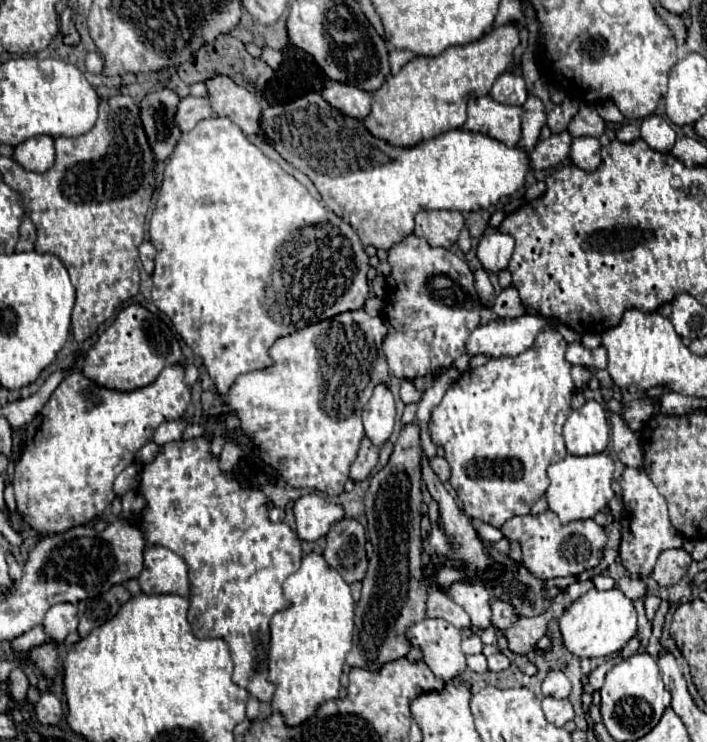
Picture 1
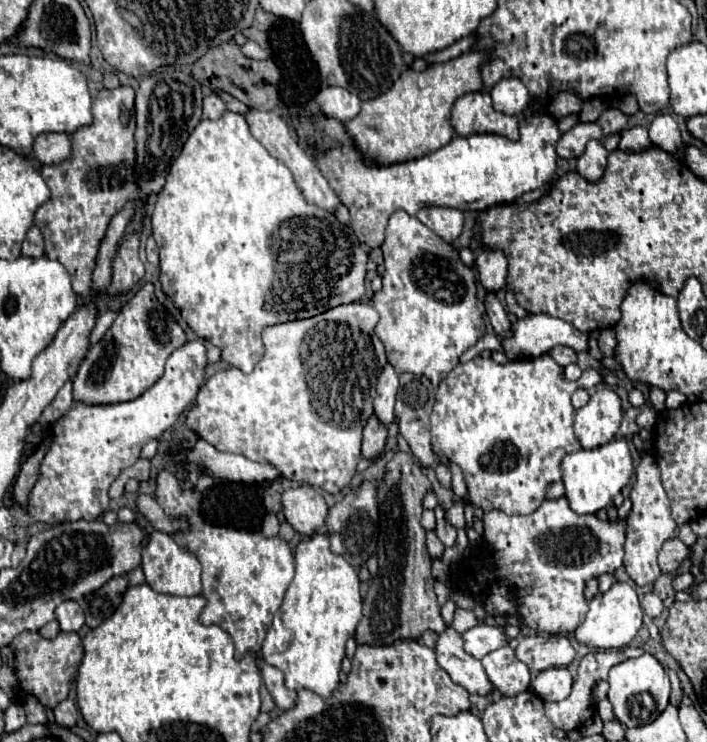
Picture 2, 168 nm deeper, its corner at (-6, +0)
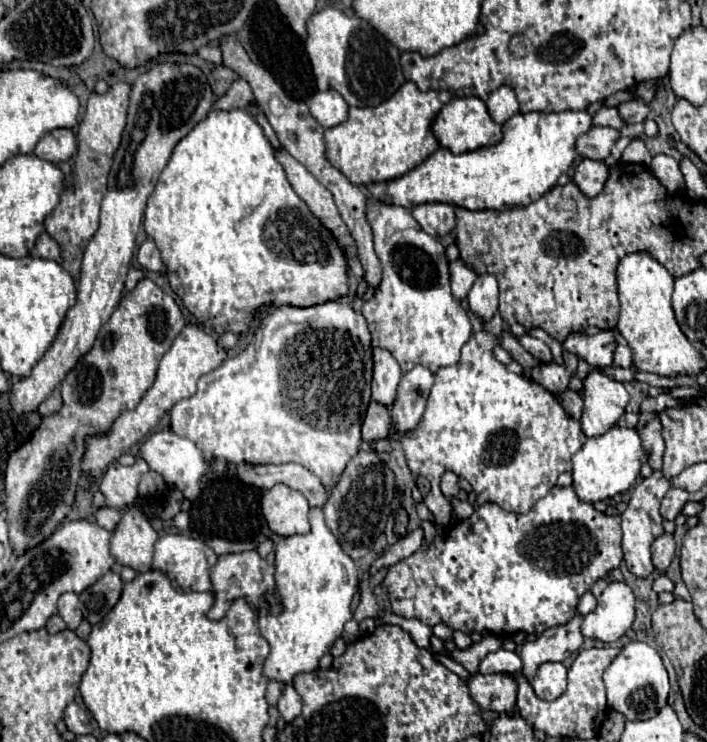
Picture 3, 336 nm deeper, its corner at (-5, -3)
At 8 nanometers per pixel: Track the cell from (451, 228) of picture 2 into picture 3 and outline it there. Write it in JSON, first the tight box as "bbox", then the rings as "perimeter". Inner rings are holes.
{"bbox":[412,202,456,238],"perimeter":[[[440,202],[422,204],[412,210],[412,216],[420,224],[420,228],[424,228],[424,232],[428,232],[430,236],[436,236],[436,238],[450,234],[452,228],[456,226],[454,206],[450,206],[450,204],[440,204]]]}

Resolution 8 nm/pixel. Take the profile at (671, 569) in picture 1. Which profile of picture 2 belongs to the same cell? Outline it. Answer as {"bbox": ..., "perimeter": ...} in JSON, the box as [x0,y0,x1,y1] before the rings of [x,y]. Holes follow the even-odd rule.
{"bbox":[659,539,687,573],"perimeter":[[[667,539],[659,551],[659,567],[663,573],[675,573],[687,557],[687,545],[681,539]]]}

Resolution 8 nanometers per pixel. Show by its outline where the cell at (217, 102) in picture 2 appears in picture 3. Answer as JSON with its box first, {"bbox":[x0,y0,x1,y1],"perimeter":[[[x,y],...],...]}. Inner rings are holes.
{"bbox":[214,80,254,112],"perimeter":[[[236,80],[230,86],[230,90],[222,98],[218,98],[214,102],[214,108],[224,110],[224,112],[230,112],[234,108],[248,108],[250,102],[254,102],[254,96],[252,96],[250,86],[246,84],[246,80]]]}

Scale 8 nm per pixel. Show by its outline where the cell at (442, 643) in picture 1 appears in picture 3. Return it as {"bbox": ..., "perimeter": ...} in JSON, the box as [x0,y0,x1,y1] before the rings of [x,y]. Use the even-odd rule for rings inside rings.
{"bbox":[466,674,516,712],"perimeter":[[[472,674],[466,680],[472,700],[480,708],[494,712],[514,712],[516,706],[516,682],[506,674]]]}

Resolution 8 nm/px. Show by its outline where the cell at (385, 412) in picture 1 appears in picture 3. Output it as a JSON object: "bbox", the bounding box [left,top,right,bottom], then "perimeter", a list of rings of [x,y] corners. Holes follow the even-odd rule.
{"bbox":[372,348,402,408],"perimeter":[[[374,348],[374,380],[372,380],[372,400],[384,404],[386,408],[392,406],[396,396],[396,386],[400,382],[402,370],[396,358],[382,348]]]}

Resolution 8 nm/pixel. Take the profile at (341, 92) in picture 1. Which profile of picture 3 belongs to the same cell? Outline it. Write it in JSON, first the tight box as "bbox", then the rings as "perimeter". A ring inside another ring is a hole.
{"bbox":[308,90,350,128],"perimeter":[[[326,90],[326,92],[314,94],[308,100],[308,108],[310,108],[312,116],[318,120],[318,124],[324,128],[342,124],[348,118],[348,110],[350,110],[346,100],[336,90]]]}

